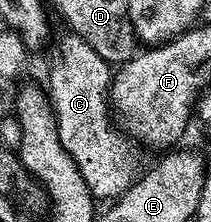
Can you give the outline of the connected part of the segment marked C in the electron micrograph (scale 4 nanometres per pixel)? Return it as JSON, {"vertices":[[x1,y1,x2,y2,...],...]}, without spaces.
{"vertices":[[71,31,65,35,58,40,58,53,50,64,50,84,48,83,48,95,56,118,56,130,60,134,60,146,64,146,72,162,76,162,95,201,113,202,125,195,142,175,143,149,110,121,112,65,100,58,100,54,96,54,96,50,92,50,84,38]]}

